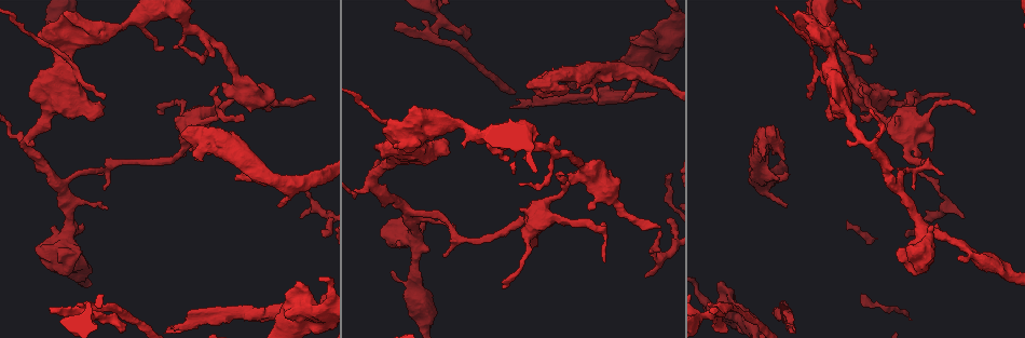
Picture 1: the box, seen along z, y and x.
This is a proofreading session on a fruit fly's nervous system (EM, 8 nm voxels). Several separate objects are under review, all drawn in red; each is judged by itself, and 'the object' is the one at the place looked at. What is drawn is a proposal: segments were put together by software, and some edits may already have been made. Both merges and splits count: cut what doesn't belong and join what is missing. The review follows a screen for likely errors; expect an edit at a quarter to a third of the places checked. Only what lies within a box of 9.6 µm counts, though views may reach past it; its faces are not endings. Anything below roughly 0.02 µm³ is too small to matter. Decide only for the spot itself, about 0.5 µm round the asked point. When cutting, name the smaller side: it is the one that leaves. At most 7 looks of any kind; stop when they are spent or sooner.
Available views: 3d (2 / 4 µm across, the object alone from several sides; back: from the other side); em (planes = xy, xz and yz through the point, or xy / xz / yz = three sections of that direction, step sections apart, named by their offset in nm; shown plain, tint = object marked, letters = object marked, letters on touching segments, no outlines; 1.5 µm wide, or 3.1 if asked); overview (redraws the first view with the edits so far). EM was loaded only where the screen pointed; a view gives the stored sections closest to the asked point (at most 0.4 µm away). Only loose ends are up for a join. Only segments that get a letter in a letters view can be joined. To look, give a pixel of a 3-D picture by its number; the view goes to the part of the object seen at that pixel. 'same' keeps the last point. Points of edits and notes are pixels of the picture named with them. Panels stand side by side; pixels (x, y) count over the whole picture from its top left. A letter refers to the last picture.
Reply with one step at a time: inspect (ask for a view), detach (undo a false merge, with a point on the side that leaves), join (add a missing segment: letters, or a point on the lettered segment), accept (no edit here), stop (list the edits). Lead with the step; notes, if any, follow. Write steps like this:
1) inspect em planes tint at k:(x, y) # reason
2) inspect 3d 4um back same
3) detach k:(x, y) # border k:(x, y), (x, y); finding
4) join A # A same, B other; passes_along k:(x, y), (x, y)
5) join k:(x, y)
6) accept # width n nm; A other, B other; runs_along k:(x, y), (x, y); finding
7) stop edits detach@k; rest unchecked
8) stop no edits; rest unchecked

inspect em xz step 4 plain at 1:(285, 293) # stops while still wide

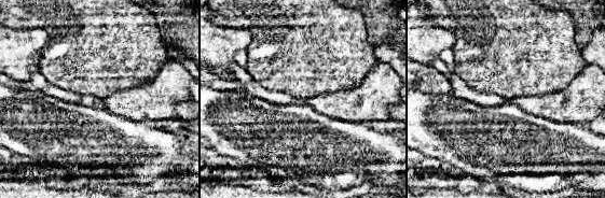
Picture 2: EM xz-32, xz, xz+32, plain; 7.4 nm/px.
inspect em xz step 4 letters same # see the neighbours

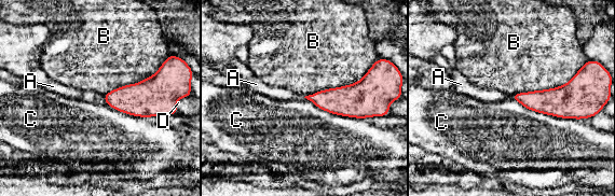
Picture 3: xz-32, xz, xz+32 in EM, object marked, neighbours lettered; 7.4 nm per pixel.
accept # longest_contact B 600 nm; A other, B other, C other, D other; no lettered segment goes on from it

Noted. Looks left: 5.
inspect em planes letters at 1:(96, 316) # four or more arms meet

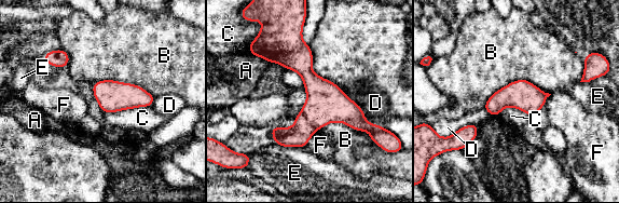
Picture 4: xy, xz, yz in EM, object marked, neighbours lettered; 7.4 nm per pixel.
detach 4:(299, 135) # A other, B other, C other, D other, E other, F other; border 4:(301, 112), (316, 129); two neurons meet here

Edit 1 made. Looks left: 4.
inspect overview # see it whole again

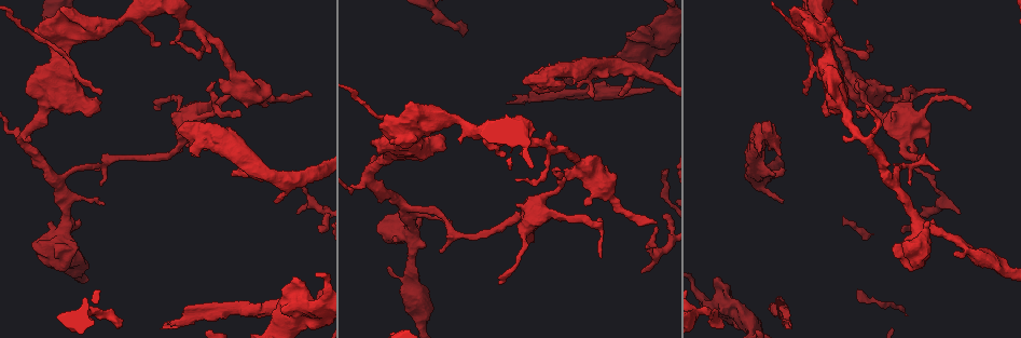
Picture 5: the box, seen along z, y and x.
inspect em xy step 8 letters at 5:(620, 95) # an open end

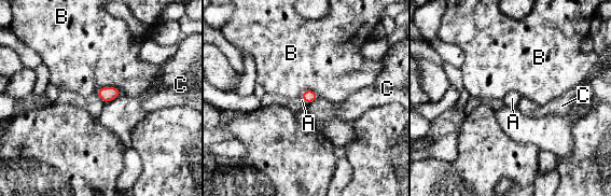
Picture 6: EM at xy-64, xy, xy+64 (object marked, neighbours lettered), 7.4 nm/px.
inspect em planes letters same # another direction

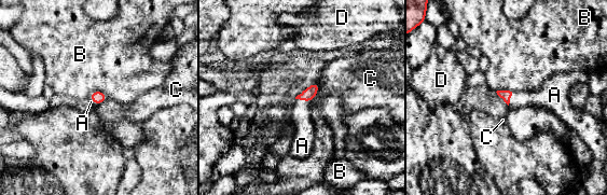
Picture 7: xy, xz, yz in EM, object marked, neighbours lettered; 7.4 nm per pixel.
join A # A same, B other, C other, D other; passes_along 7:(307, 95), (303, 100), (304, 131); the neuron continues

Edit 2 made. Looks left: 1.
stop edits detach@4, join@7; rest unchecked

